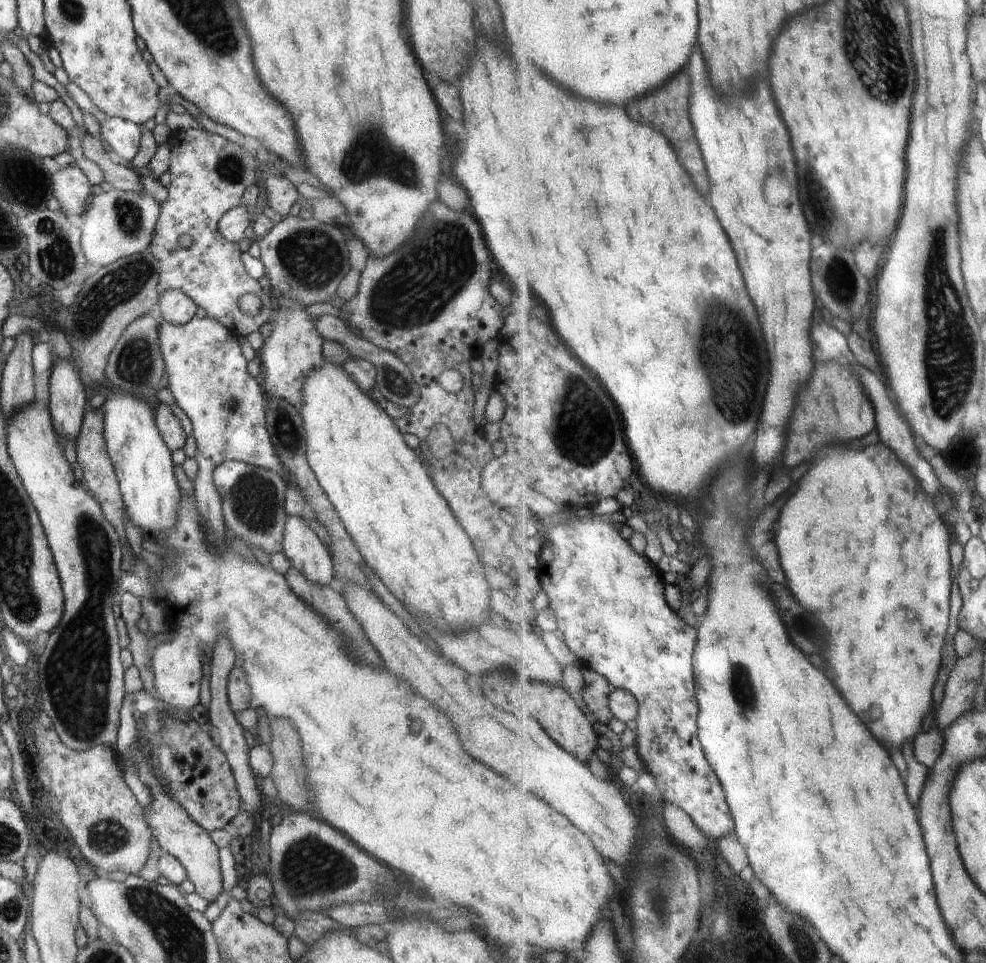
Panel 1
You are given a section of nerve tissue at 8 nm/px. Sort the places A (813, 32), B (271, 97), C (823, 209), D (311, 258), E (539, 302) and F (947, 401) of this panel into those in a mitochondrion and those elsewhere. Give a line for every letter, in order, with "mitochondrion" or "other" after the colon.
A: other
B: other
C: mitochondrion
D: mitochondrion
E: other
F: mitochondrion

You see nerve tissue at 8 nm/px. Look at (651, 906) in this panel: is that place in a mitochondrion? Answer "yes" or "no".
yes

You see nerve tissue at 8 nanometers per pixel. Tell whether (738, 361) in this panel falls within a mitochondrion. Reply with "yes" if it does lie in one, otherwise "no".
yes

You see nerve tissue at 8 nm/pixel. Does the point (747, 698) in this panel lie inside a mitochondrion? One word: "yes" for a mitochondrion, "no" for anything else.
yes

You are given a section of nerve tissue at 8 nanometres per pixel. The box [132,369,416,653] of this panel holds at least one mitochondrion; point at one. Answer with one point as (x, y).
(252, 500)

